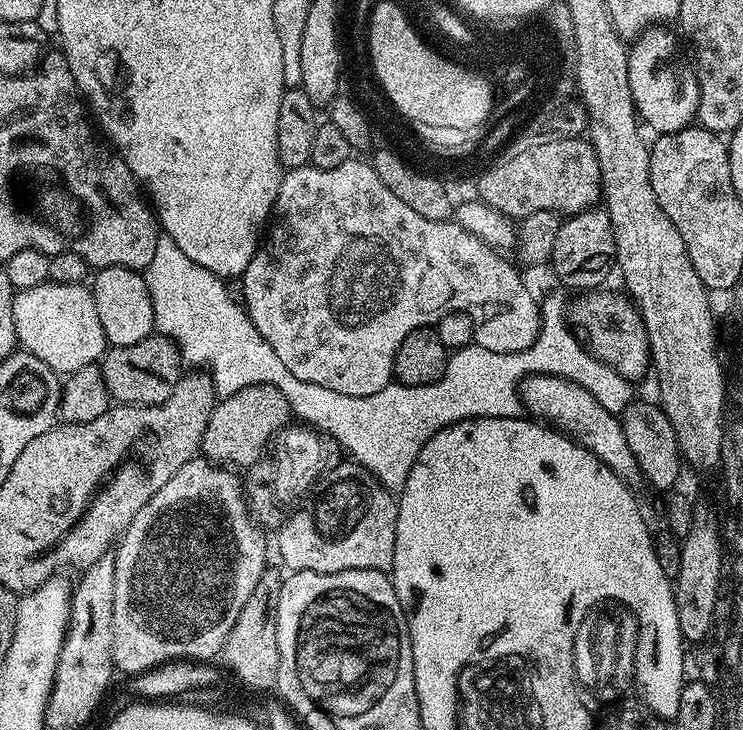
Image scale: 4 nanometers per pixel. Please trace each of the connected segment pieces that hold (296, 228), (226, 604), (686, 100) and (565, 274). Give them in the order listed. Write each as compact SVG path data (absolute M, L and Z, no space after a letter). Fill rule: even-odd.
M353 158L342 162L333 168L289 168L280 177L280 189L276 195L276 202L272 209L270 217L270 227L266 232L266 239L257 247L254 258L250 262L250 266L246 266L243 274L245 284L243 307L246 309L248 317L254 322L254 326L258 330L258 334L262 338L266 338L266 342L270 342L270 346L274 350L274 354L282 362L282 366L286 366L286 370L290 370L290 374L294 374L294 378L298 378L302 382L314 382L314 386L326 386L326 390L338 390L338 394L350 394L351 396L365 396L366 394L378 394L378 390L382 390L387 384L393 383L392 363L394 362L394 354L398 350L398 346L402 346L402 338L406 338L406 334L410 334L410 330L418 330L419 328L427 328L437 324L442 317L451 312L464 312L474 322L474 342L478 346L482 346L486 350L494 350L494 354L514 354L526 350L534 343L540 333L540 304L538 300L532 297L530 289L524 285L524 280L520 277L520 272L514 265L508 261L507 255L495 252L490 246L486 246L486 242L482 242L474 234L470 234L462 227L461 224L447 220L427 220L422 218L422 214L417 214L414 210L410 210L410 206L406 206L406 202L402 202L402 198L394 198L393 192L382 183L382 178L378 178L378 174L372 169L371 163L364 164L359 158Z
M197 458L186 462L186 466L182 466L182 470L178 470L178 474L174 474L174 478L170 478L170 482L166 482L166 486L162 486L162 490L158 490L158 494L154 494L154 498L150 498L150 502L146 502L146 506L142 506L142 510L138 510L138 514L134 514L134 518L130 522L130 526L124 531L118 543L114 548L114 622L112 623L112 663L117 669L120 668L127 674L137 674L150 671L152 668L158 667L168 661L185 660L185 661L203 661L208 662L213 658L221 655L226 638L230 634L230 630L234 626L234 622L238 622L238 614L242 614L242 606L246 606L246 598L250 598L250 594L254 594L254 586L258 586L260 580L265 579L264 567L268 564L268 548L270 552L270 544L264 541L265 529L254 519L249 509L248 501L244 499L244 486L241 477L237 475L231 467L221 466L207 458Z
M667 27L645 29L628 48L628 85L636 115L653 128L653 133L677 132L689 127L700 105L700 85L689 61L676 53L676 40Z
M597 206L586 212L577 212L561 219L554 237L553 252L550 259L552 272L565 284L563 287L580 288L576 290L596 290L616 264L616 243L614 226L610 226L607 207Z

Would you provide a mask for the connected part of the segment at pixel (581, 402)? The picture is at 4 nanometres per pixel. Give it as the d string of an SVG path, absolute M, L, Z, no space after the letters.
M533 375L521 381L518 391L521 405L529 415L556 427L565 435L571 435L629 487L636 488L643 483L641 468L626 443L625 431L621 428L619 417L606 410L584 387L560 376Z

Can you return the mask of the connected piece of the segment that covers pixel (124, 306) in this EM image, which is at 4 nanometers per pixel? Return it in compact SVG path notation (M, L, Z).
M110 266L99 269L91 280L90 291L94 298L94 307L97 308L98 319L102 322L105 341L111 347L134 346L134 342L142 342L147 336L153 335L156 326L154 302L150 302L150 290L137 269Z

